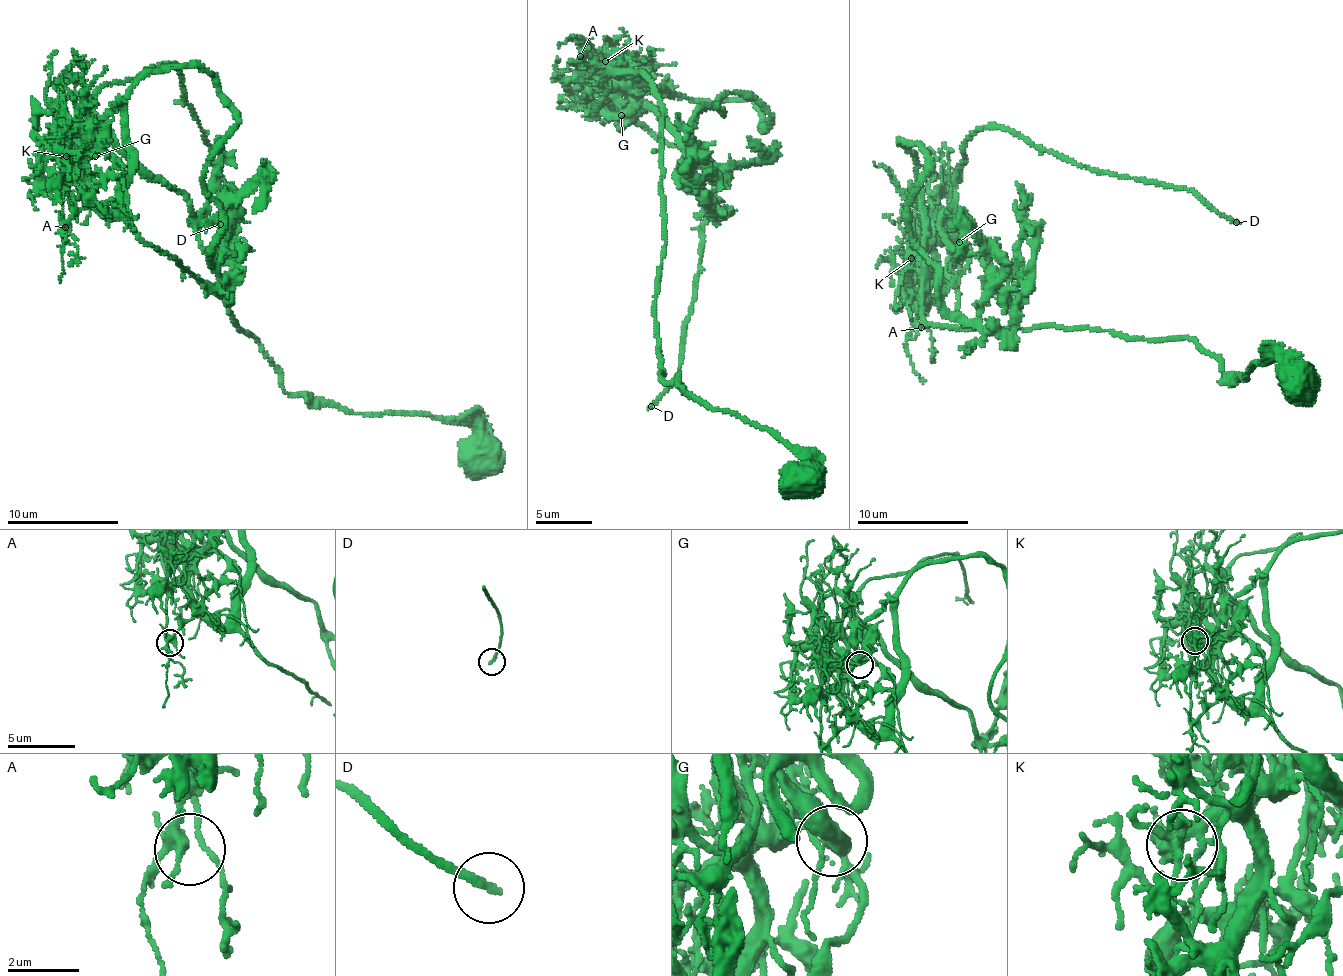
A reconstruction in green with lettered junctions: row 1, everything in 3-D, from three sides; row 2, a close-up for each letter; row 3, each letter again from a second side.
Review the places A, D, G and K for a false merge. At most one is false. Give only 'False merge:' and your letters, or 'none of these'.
False merge: K

